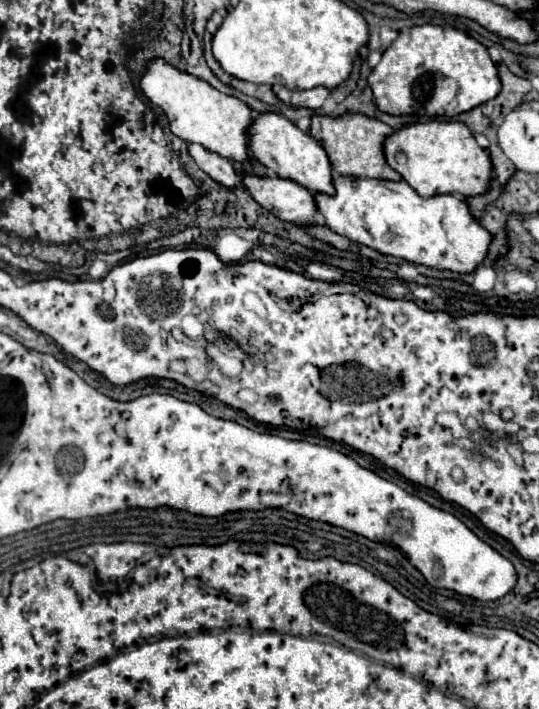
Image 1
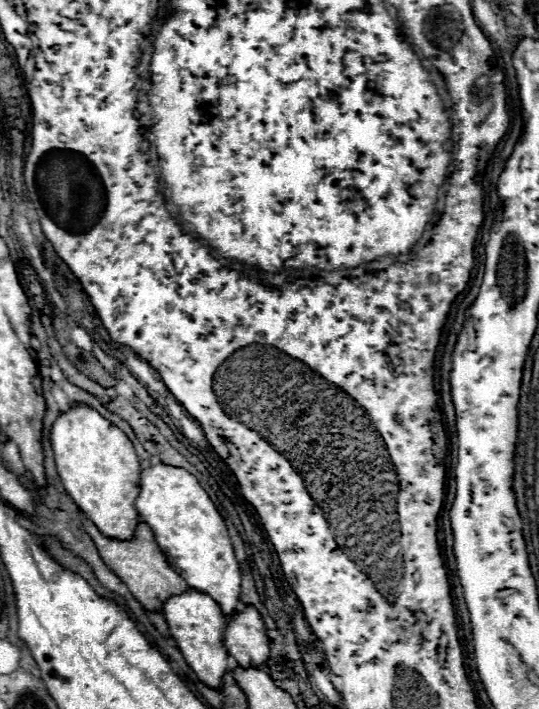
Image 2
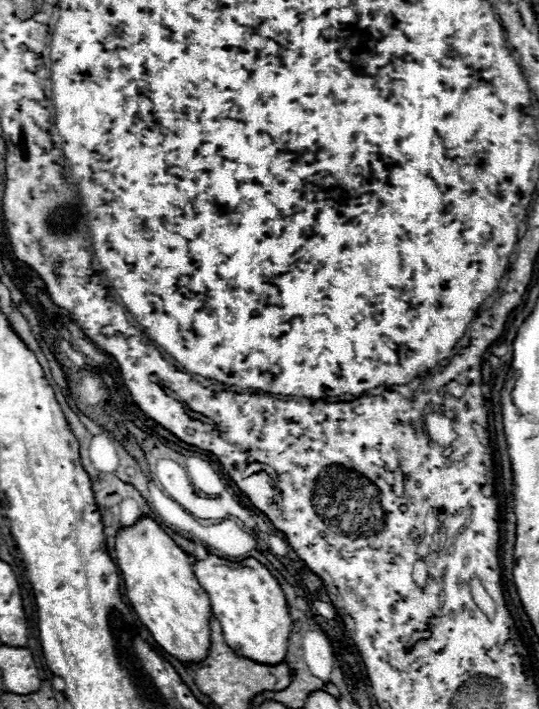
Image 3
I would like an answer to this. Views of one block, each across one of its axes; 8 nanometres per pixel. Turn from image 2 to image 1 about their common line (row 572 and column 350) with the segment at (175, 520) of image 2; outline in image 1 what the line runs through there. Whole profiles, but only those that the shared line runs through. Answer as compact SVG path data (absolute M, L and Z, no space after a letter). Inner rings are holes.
M338 176L334 188L336 196L314 194L318 210L328 228L356 244L456 274L472 274L488 254L492 234L472 216L464 198L452 194L422 198L404 180L348 180L348 176Z

